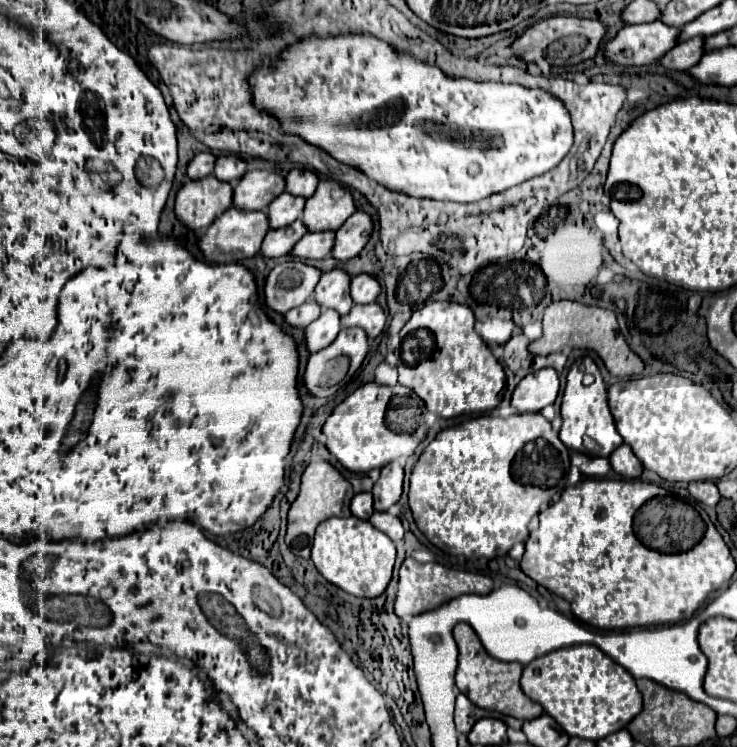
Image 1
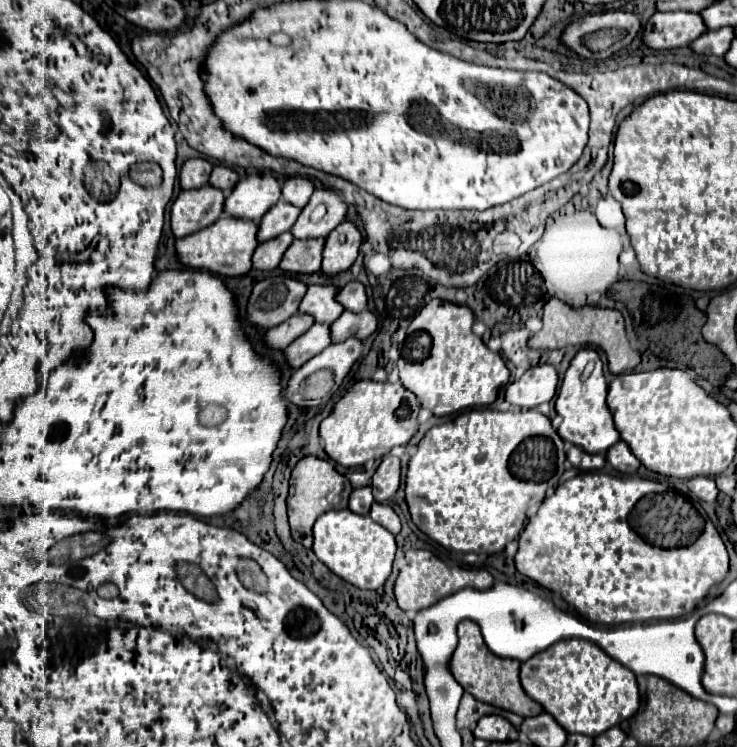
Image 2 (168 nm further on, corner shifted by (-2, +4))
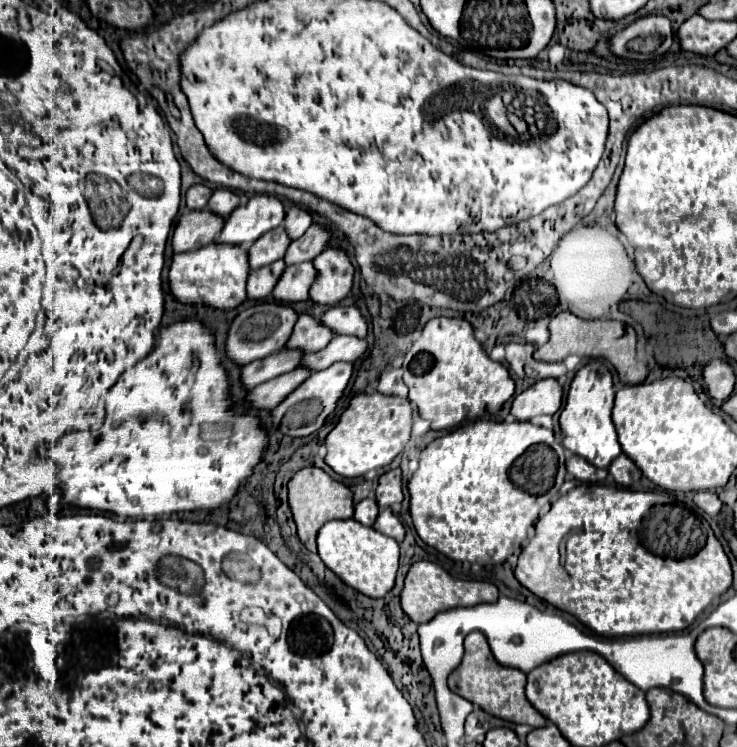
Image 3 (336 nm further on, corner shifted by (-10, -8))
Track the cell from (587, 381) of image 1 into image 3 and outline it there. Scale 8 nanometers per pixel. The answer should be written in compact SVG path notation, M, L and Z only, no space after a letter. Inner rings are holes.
M592 360L582 366L568 390L566 404L560 412L560 426L564 432L562 446L572 454L586 458L596 468L608 468L616 456L622 454L620 442L616 438L616 428L610 418L614 402L614 388L612 388L612 374L600 360Z

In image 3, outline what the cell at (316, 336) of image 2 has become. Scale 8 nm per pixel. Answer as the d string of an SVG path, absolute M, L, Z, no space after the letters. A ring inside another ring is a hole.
M298 366L296 370L292 372L286 372L282 376L276 376L260 386L256 386L248 400L250 400L250 406L254 408L260 408L260 410L272 410L276 408L292 390L296 390L308 376L312 374L310 368L304 368L304 366Z

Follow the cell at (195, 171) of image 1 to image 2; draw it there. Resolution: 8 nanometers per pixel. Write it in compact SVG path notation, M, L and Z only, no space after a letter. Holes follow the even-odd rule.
M192 158L186 160L180 172L180 186L182 190L192 190L192 188L202 188L208 182L208 176L212 172L212 164L204 158Z

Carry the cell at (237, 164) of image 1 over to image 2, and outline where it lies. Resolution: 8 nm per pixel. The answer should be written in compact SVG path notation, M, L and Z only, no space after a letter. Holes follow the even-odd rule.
M216 164L212 174L210 174L210 182L208 184L218 188L218 190L222 190L224 194L230 194L232 188L236 186L236 182L238 182L238 174L232 168L224 168L222 164Z

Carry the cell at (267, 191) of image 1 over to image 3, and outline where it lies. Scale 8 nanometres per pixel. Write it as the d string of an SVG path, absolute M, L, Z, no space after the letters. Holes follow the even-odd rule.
M254 194L240 204L228 218L216 242L250 246L262 234L284 222L284 206L276 196Z

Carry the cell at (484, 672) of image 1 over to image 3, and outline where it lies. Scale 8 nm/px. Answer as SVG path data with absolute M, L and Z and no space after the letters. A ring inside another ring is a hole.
M470 632L464 640L464 648L466 648L466 654L464 654L462 664L448 676L448 686L452 692L460 694L462 698L480 706L484 712L496 718L502 718L514 724L528 724L532 728L542 728L548 724L548 720L540 712L536 712L536 708L528 702L524 694L526 674L516 668L506 668L498 664L482 632Z

